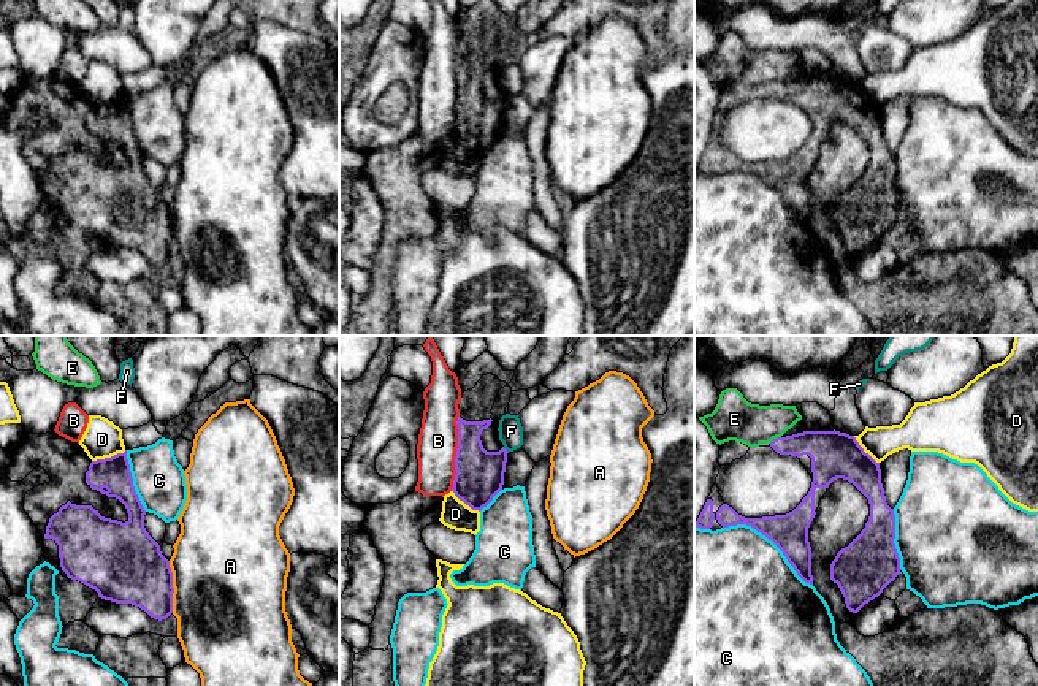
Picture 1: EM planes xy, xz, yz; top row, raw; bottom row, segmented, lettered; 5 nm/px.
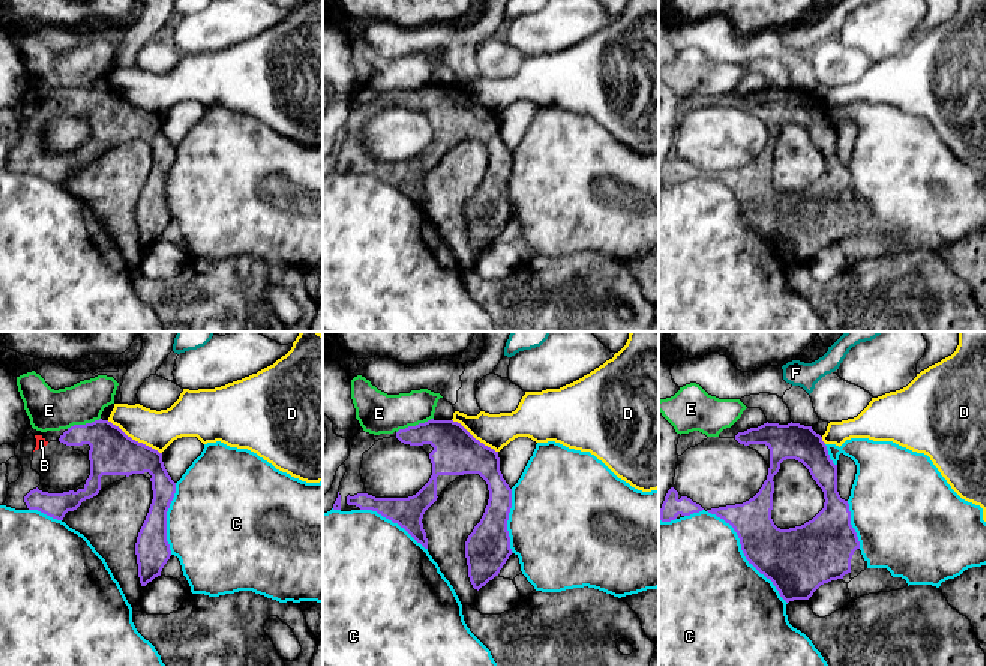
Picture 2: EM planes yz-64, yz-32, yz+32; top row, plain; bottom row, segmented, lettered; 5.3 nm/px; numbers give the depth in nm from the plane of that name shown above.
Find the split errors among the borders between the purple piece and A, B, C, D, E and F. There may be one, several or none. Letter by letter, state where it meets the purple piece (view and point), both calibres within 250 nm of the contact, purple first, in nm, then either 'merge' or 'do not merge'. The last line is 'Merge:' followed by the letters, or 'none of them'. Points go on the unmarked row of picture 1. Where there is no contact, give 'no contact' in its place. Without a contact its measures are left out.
A: meets purple in xy at (171, 232); 380 nm thick on the purple side, 480 nm on the other; do not merge
B: meets purple in xz at (457, 99); 240 nm thick on the purple side, 200 nm on the other; do not merge
C: meets purple in yz at (770, 184); 190 nm thick on the purple side, 480 nm on the other; do not merge
D: meets purple in xy at (108, 103); 160 nm thick on the purple side, 190 nm on the other; do not merge
E: meets purple in yz at (774, 84); 160 nm thick on the purple side, 220 nm on the other; do not merge
F: meets purple in xz at (506, 95); 240 nm thick on the purple side, 130 nm on the other; do not merge
Merge: none of them

